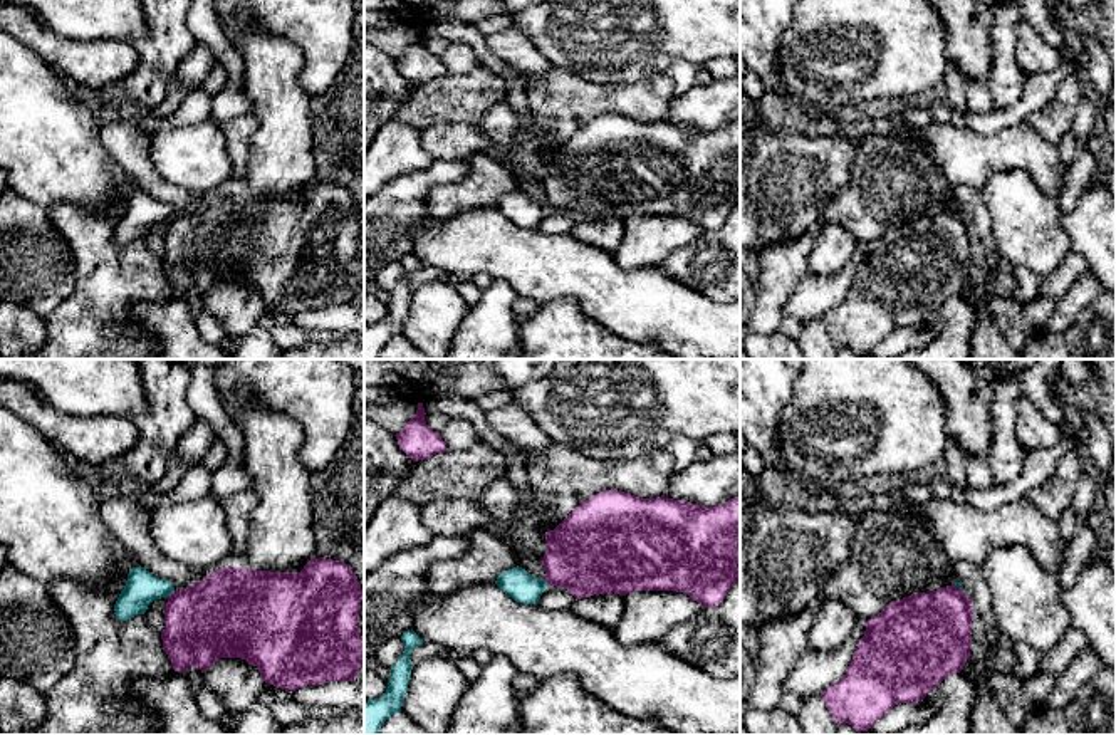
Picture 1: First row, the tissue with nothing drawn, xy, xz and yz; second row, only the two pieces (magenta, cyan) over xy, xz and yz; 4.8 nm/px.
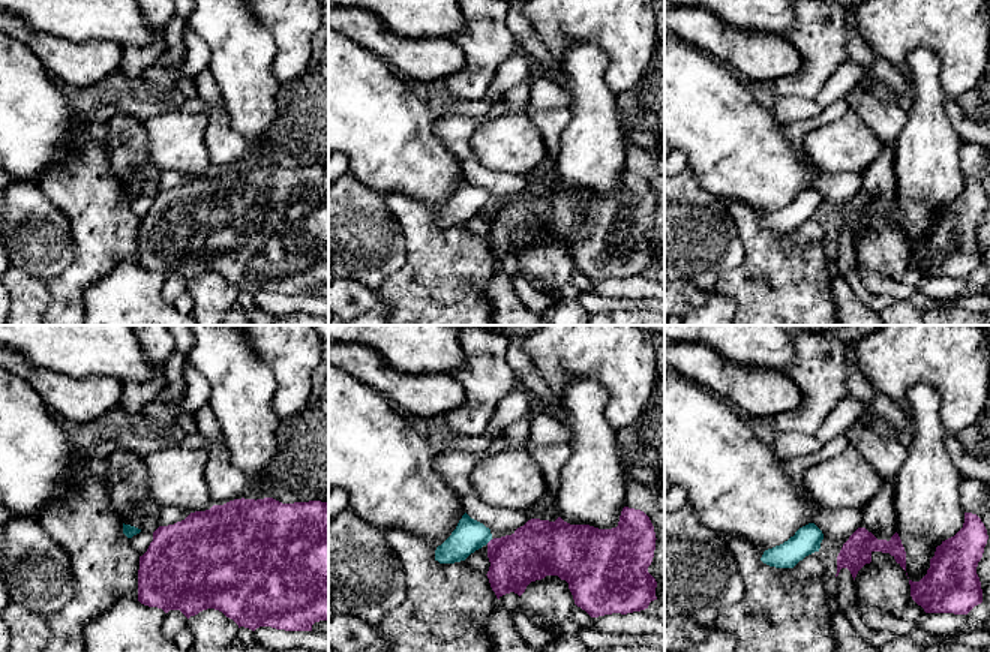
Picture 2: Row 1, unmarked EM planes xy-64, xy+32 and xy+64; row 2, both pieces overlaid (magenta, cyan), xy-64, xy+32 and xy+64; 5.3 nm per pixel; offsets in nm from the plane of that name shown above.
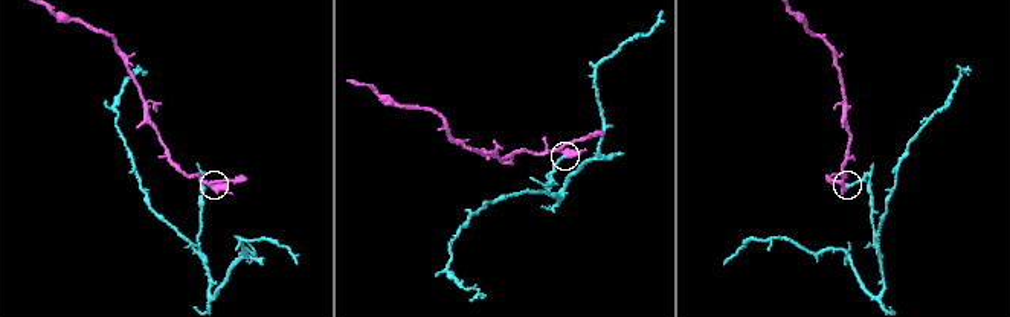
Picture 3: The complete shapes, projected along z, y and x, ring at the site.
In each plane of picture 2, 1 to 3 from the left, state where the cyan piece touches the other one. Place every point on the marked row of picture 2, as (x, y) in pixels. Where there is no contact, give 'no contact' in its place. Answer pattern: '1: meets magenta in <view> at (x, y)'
1: no contact
2: meets magenta in xy+32 at (489, 541)
3: no contact

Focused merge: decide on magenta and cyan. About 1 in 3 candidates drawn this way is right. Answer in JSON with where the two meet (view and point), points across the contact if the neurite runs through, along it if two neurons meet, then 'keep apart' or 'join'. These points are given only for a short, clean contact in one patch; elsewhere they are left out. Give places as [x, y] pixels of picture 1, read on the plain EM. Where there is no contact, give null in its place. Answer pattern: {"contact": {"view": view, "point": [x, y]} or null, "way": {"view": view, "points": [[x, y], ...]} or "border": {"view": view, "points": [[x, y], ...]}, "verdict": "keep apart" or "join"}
{"contact": {"view": "xy", "point": [173, 217]}, "border": {"view": "xy", "points": [[173, 213], [170, 220]]}, "verdict": "keep apart"}

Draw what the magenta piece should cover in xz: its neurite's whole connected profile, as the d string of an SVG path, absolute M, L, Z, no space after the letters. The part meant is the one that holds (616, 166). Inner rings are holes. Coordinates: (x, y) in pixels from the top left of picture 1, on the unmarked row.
M604 114L545 156L545 169L542 190L547 208L569 213L576 223L675 215L705 232L715 232L740 205L740 121L703 131L665 119L639 122L621 114Z

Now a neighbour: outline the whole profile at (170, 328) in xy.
M175 295L168 302L136 302L124 322L128 336L144 337L153 359L230 359L230 354L200 337L190 304Z

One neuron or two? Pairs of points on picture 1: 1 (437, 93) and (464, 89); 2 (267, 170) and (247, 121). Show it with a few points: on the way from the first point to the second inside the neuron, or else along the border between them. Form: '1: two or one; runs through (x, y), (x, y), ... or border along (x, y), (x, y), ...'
1: one; runs through (443, 93), (457, 93)
2: two; border along (252, 114), (254, 126), (247, 170)

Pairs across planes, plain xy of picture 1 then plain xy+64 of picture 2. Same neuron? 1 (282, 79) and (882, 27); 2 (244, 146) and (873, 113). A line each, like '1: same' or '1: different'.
1: different
2: same

